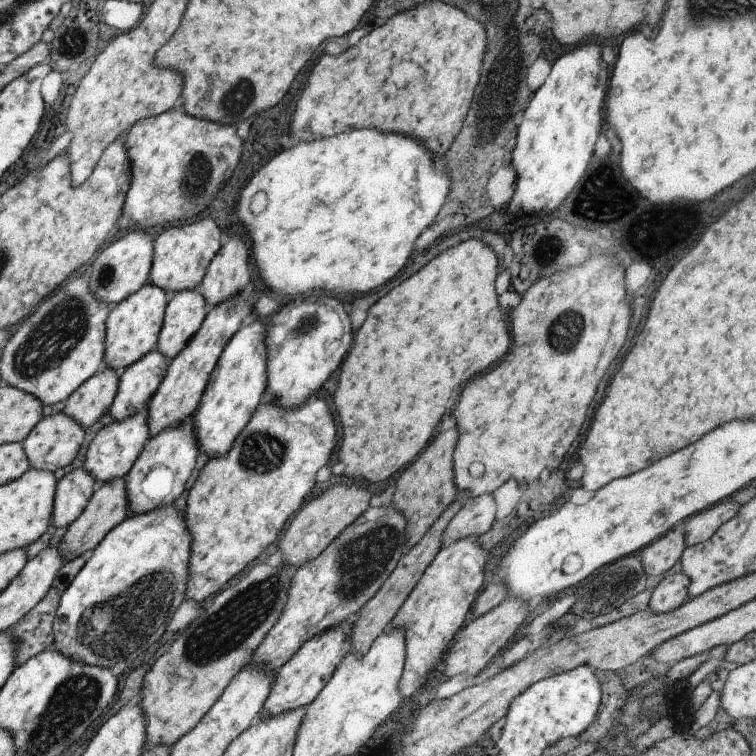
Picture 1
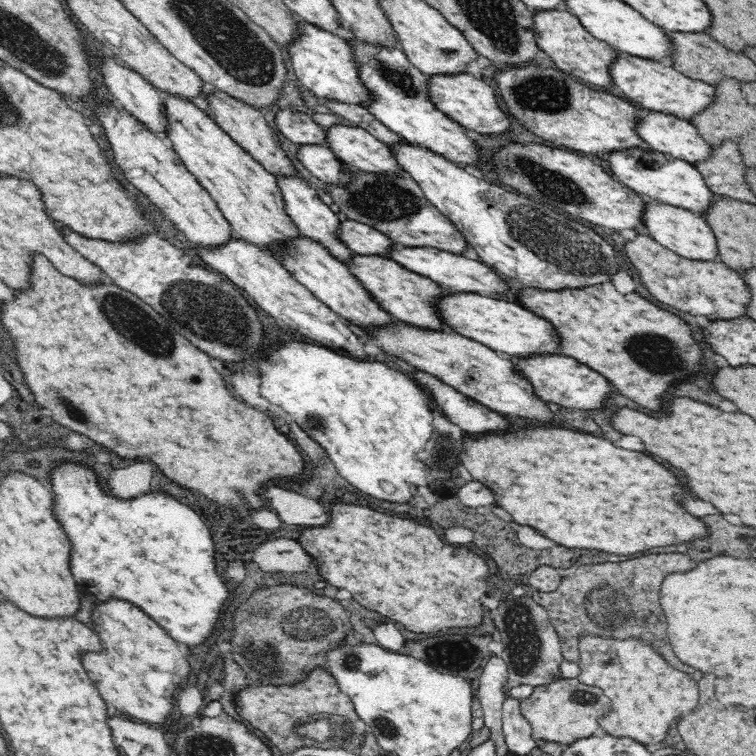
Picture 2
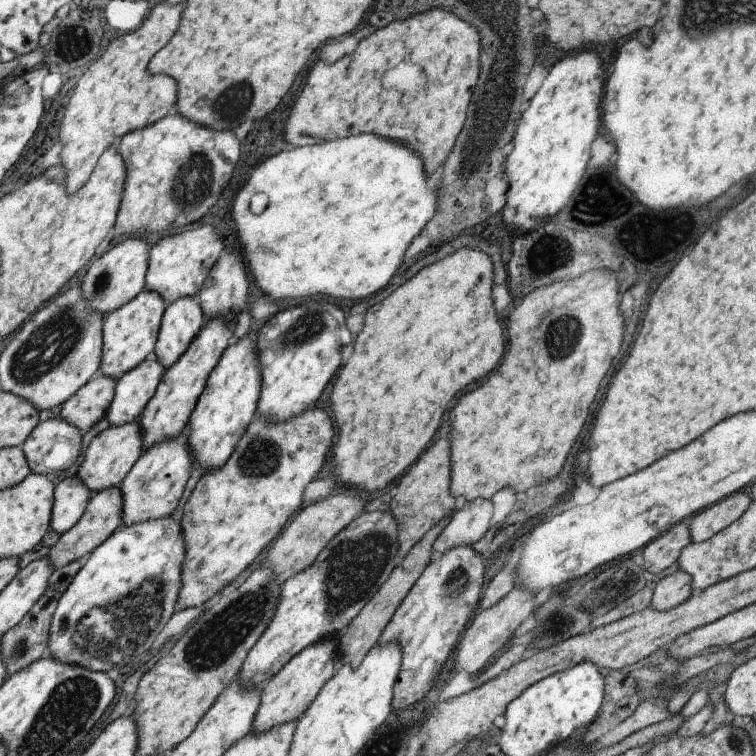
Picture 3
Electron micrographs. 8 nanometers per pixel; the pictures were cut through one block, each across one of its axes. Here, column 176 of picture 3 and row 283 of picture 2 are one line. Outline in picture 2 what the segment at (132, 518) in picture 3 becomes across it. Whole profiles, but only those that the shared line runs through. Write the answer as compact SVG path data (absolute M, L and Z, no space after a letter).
M393 243L392 250L385 256L413 273L429 278L440 285L442 289L448 289L452 293L474 292L496 298L496 294L502 294L508 288L506 282L502 281L488 266L465 258L461 254L438 250L430 246L404 246Z

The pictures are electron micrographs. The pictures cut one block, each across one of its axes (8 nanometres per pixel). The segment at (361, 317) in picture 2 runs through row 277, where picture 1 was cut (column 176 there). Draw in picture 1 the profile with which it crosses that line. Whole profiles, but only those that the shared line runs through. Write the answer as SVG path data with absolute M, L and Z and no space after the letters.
M181 290L168 299L155 350L173 360L199 330L207 308L196 290Z

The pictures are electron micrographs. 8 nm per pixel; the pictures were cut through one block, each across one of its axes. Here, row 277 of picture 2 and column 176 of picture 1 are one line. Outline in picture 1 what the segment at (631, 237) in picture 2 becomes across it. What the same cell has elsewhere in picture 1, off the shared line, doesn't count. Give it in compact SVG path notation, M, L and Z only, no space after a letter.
M273 553L271 557L261 564L255 564L251 570L247 570L235 584L228 585L223 591L214 594L209 606L201 608L198 616L191 620L187 627L182 630L173 643L167 648L165 654L159 656L154 665L145 672L142 679L141 700L139 706L145 712L145 744L143 751L148 746L173 746L181 736L185 736L191 728L203 716L221 693L231 679L251 660L253 650L259 646L271 626L277 622L285 602L287 602L287 590L291 576L296 570L296 566L289 566L281 562L281 556Z

